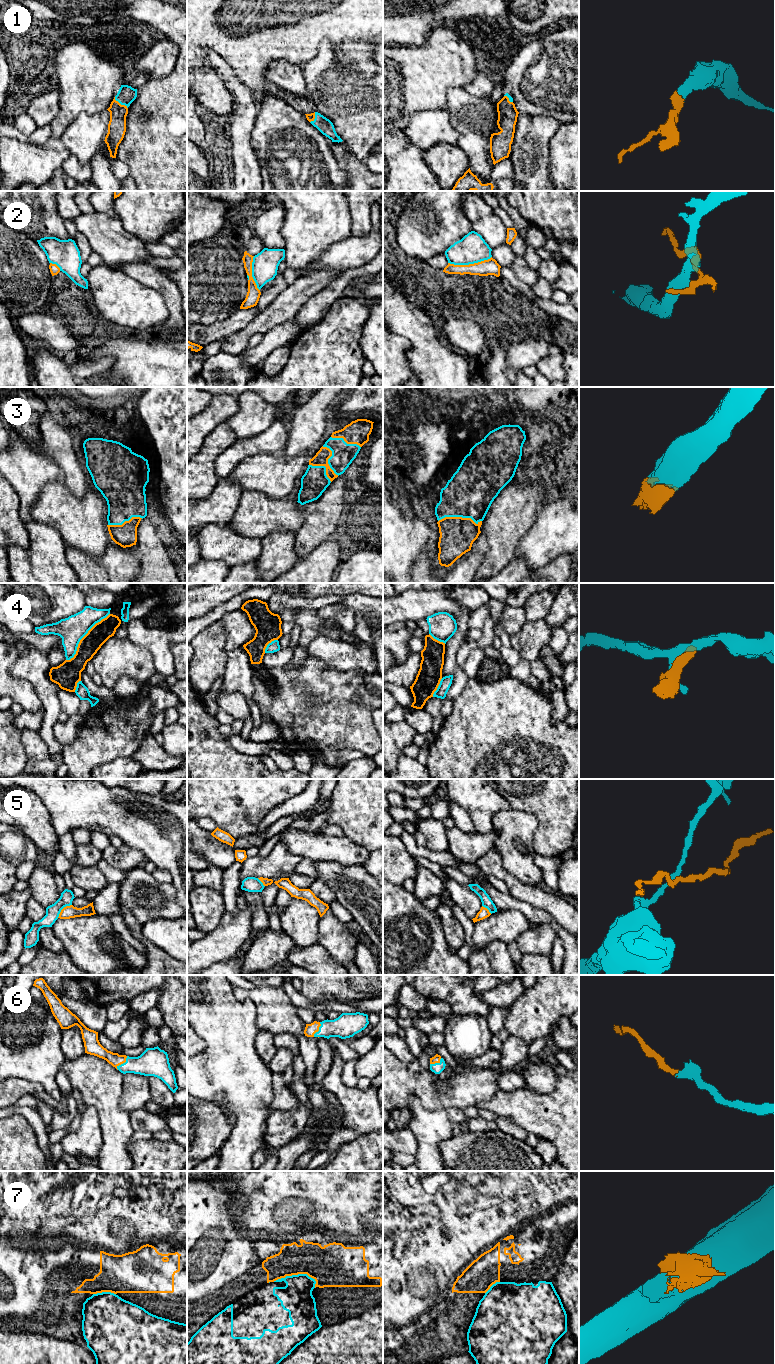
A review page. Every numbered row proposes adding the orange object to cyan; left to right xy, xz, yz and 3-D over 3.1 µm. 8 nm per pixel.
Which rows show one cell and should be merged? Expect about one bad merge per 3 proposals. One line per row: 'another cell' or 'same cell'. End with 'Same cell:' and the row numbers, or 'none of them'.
1: same cell
2: another cell
3: same cell
4: another cell
5: another cell
6: same cell
7: another cell
Same cell: 1, 3, 6

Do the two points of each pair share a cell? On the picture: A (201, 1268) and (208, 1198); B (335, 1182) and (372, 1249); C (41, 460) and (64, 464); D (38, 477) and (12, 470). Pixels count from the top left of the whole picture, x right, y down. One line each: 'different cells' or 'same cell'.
A: same cell
B: different cells
C: different cells
D: same cell

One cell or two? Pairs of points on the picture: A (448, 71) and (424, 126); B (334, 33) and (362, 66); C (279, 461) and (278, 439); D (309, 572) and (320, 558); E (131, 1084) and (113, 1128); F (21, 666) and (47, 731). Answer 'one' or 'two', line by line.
A: two
B: two
C: two
D: one
E: two
F: one

